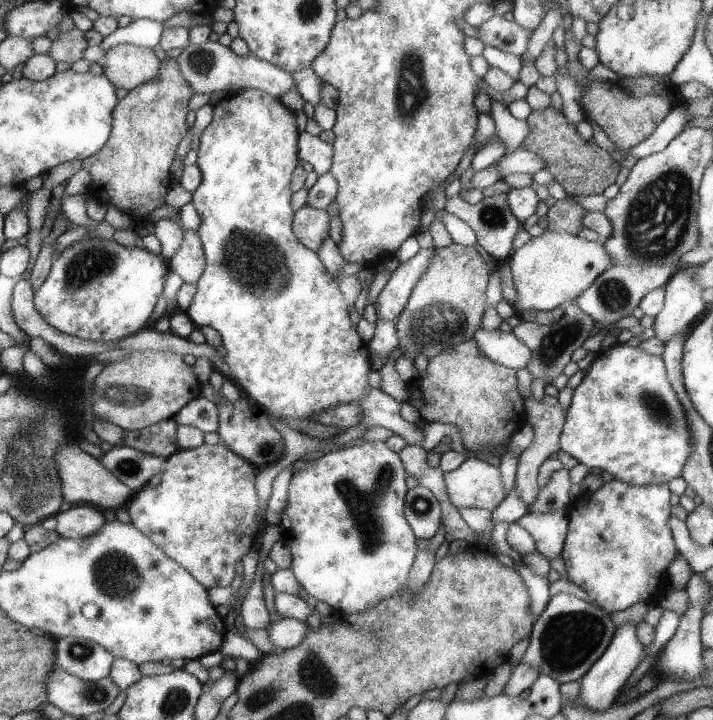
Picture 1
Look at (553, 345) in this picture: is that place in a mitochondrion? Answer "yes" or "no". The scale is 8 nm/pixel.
yes

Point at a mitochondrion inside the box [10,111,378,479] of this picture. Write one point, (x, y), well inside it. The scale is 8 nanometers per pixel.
(256, 263)

